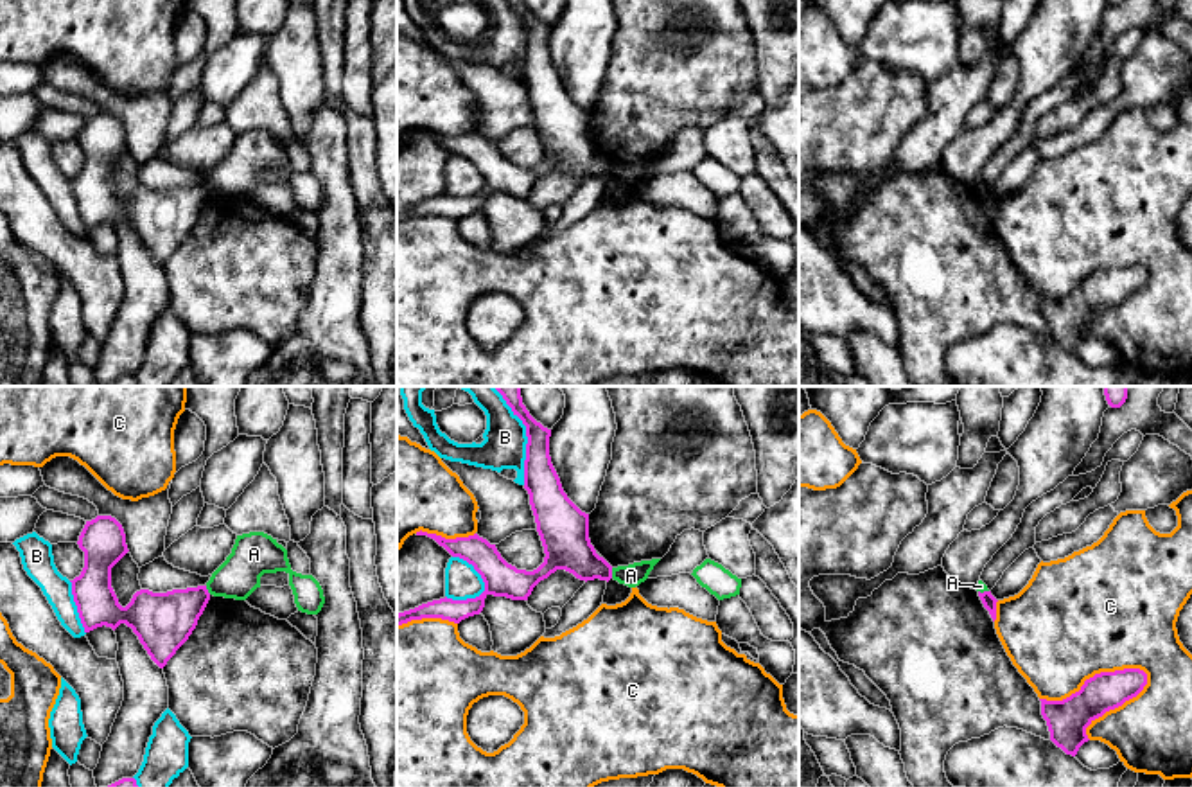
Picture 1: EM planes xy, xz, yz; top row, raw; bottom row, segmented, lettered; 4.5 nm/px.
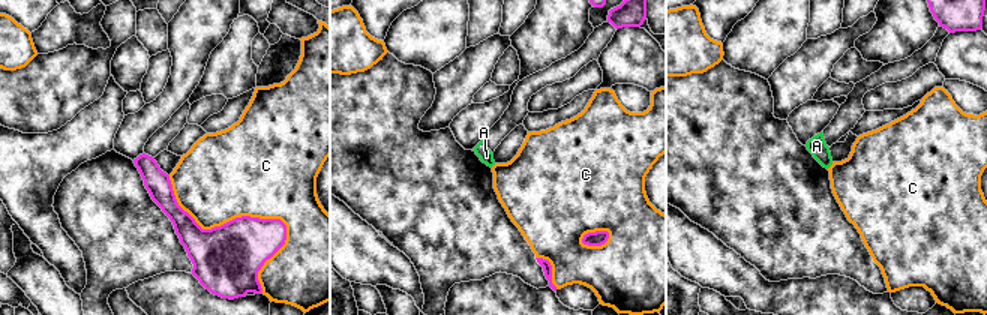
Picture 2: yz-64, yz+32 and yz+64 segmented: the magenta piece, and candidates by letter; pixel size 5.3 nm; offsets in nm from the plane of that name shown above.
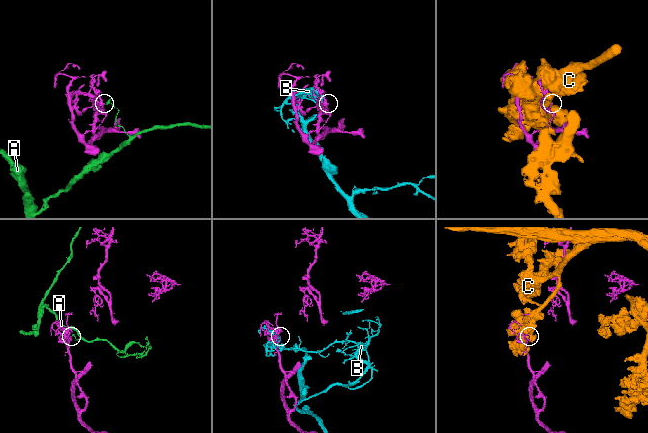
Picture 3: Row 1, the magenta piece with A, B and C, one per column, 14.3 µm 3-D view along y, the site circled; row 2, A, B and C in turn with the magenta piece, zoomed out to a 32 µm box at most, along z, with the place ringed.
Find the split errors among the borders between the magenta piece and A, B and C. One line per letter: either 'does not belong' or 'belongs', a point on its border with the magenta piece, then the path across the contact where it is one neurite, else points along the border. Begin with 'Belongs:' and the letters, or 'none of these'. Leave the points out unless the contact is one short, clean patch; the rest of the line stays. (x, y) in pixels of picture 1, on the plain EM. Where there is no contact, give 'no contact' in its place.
Belongs: none of these
A: does not belong | xz (611, 171) | along xz (611, 166), (613, 175)
B: does not belong | xz (526, 42)
C: does not belong | yz (1094, 274)

